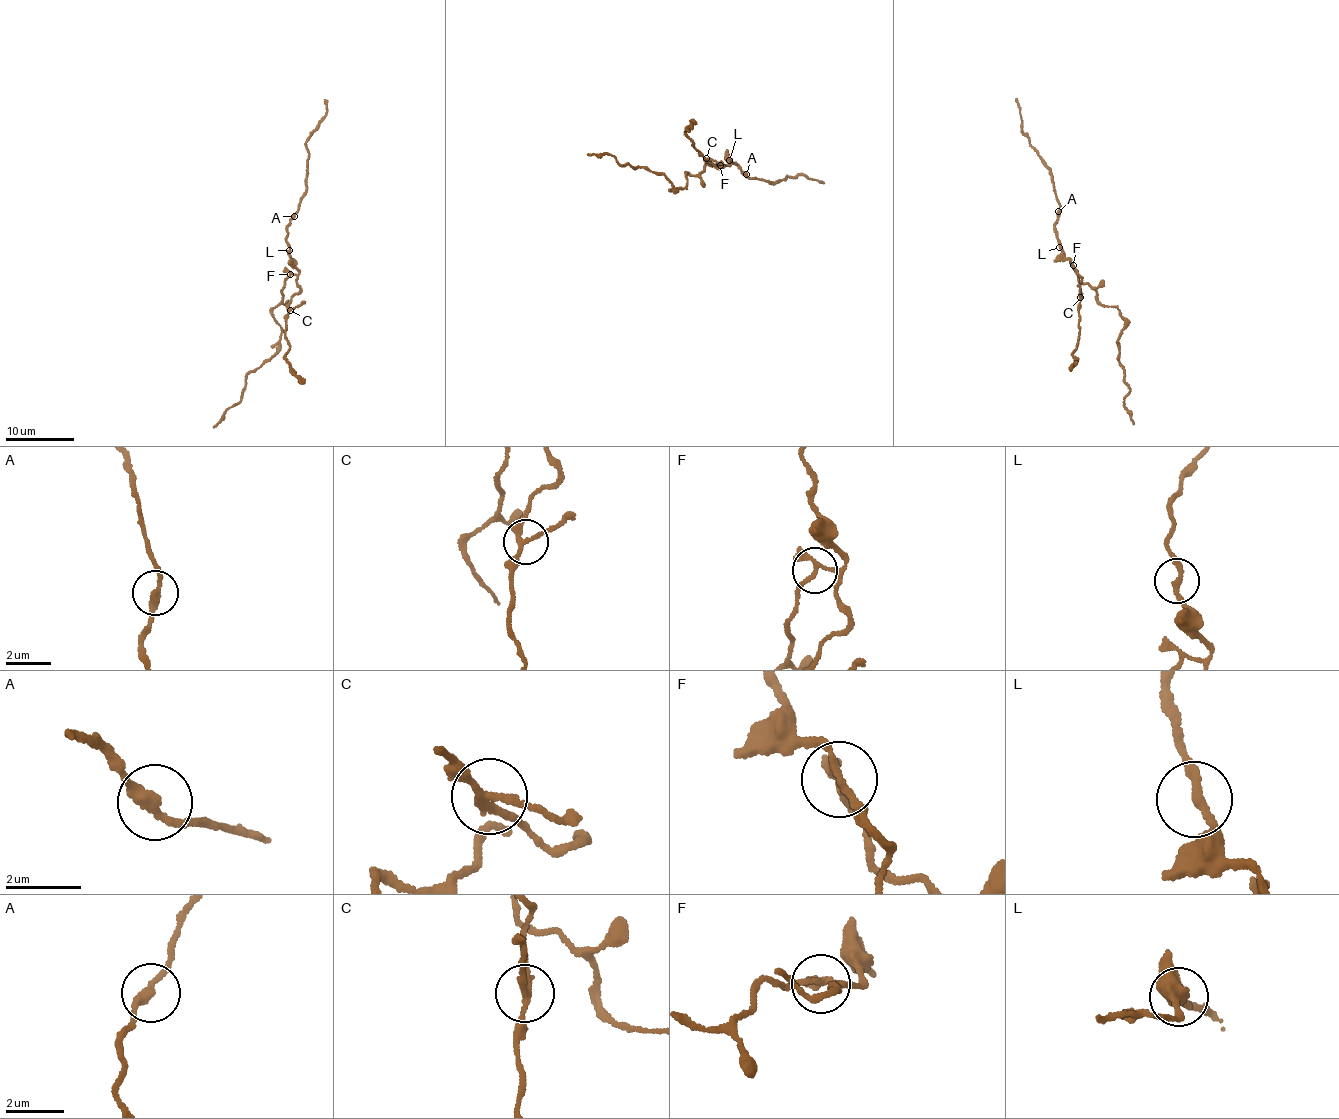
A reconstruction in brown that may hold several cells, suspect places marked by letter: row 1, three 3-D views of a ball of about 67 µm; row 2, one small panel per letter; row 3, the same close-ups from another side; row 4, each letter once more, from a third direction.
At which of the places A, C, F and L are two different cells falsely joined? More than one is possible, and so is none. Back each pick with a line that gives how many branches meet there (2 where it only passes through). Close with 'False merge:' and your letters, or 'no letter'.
F: 2
False merge: F

